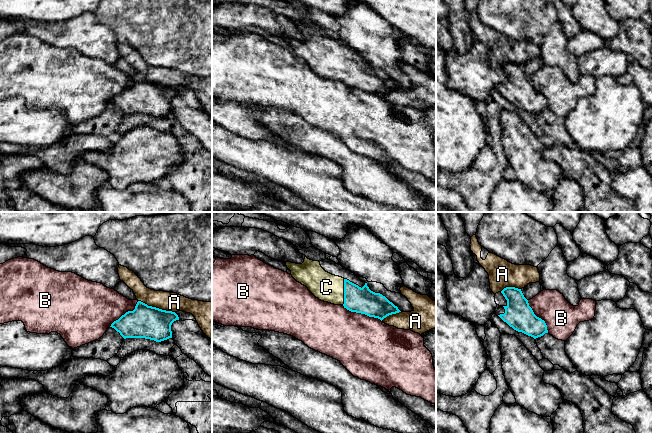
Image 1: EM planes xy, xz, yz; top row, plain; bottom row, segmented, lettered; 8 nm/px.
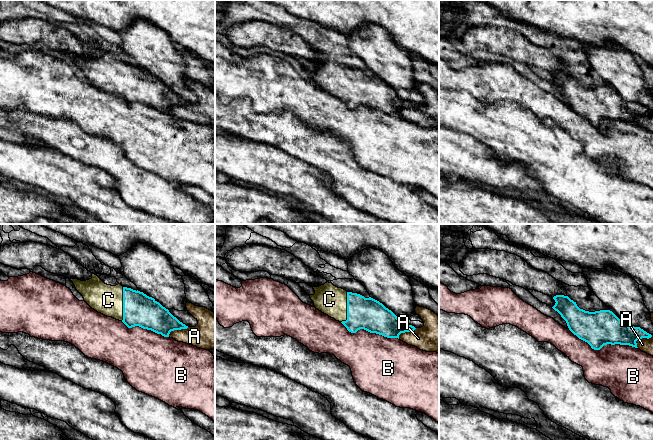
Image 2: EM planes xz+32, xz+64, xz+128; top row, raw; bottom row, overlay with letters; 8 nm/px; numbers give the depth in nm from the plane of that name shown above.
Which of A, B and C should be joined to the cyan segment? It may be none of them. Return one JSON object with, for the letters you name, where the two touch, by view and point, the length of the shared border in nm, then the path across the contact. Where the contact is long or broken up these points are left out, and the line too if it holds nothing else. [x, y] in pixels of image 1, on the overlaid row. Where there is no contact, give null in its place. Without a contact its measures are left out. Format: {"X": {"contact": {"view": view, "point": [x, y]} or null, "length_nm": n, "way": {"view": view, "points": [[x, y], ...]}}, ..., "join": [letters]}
{"C": {"contact": {"view": "xz", "point": [344, 292]}, "length_nm": 220}, "join": ["C"]}

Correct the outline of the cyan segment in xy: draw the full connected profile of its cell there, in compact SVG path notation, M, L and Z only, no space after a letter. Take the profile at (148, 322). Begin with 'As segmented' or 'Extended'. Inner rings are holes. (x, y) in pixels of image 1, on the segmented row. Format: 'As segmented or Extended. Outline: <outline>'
As segmented. Outline: M138 301L133 311L128 311L110 327L126 338L145 338L161 342L172 338L171 325L179 320L172 311L162 310Z

